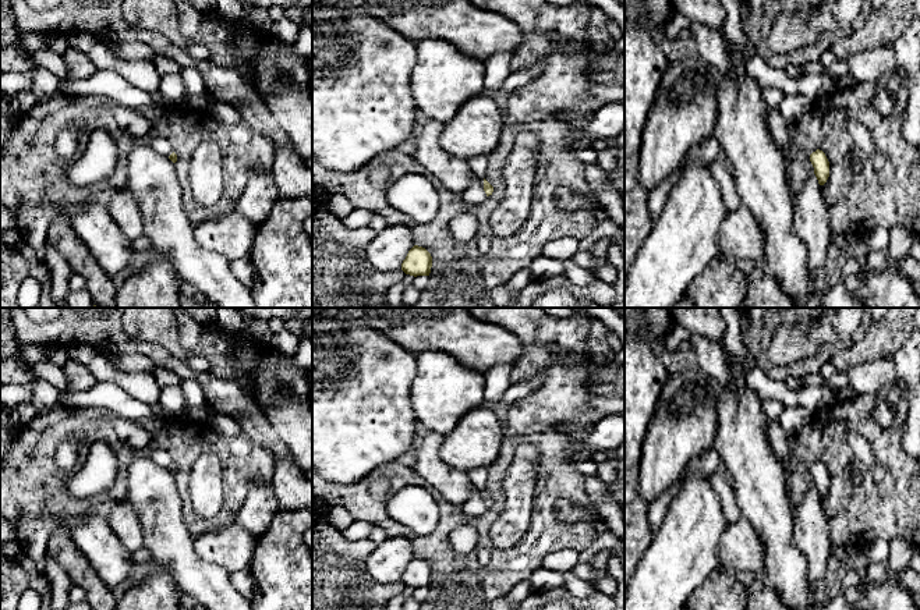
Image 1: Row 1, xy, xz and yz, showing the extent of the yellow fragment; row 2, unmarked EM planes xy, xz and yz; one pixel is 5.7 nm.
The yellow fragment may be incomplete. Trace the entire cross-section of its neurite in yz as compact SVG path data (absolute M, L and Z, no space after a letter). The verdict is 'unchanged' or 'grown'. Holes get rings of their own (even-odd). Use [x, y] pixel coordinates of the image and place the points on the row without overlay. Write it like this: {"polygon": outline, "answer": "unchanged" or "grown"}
{"polygon": "M820 461L810 467L810 474L814 479L814 486L820 497L824 497L829 489L829 474L825 465Z", "answer": "unchanged"}

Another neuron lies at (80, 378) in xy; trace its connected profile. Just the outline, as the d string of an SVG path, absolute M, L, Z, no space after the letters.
M68 359L63 370L72 391L88 390L98 383L89 368L74 359Z

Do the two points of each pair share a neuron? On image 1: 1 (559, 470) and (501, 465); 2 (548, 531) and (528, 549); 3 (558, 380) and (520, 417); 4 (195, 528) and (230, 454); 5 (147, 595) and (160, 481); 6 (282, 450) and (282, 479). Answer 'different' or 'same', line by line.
1: same
2: same
3: same
4: same
5: different
6: same

